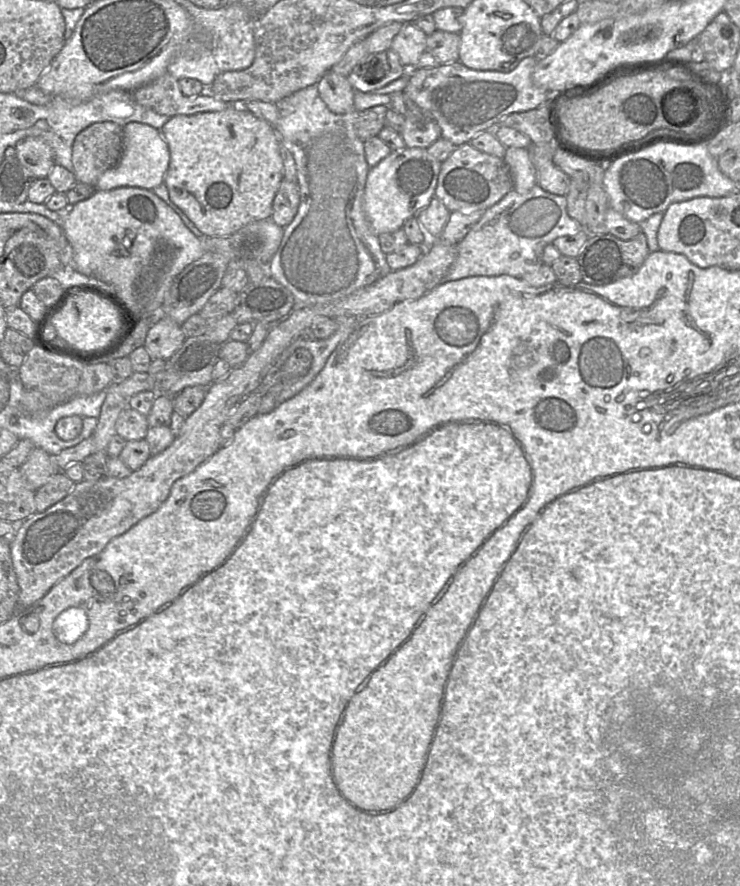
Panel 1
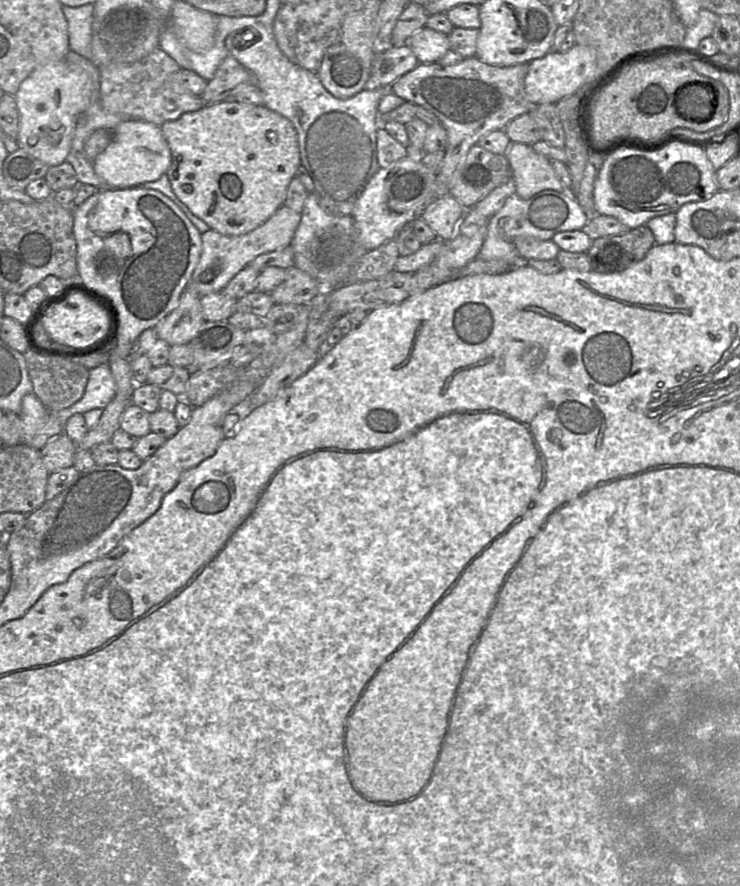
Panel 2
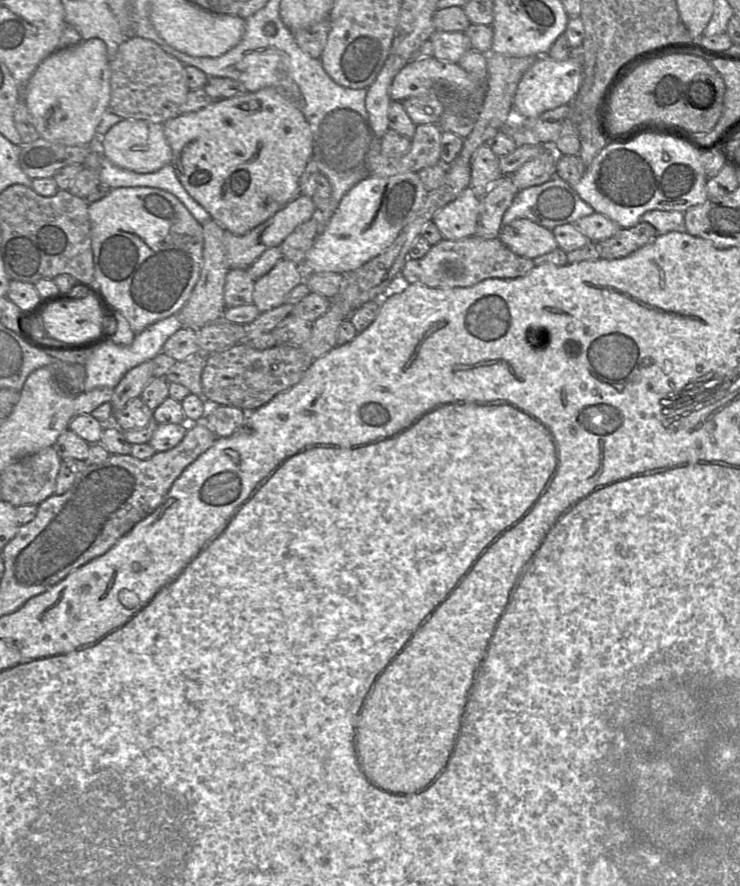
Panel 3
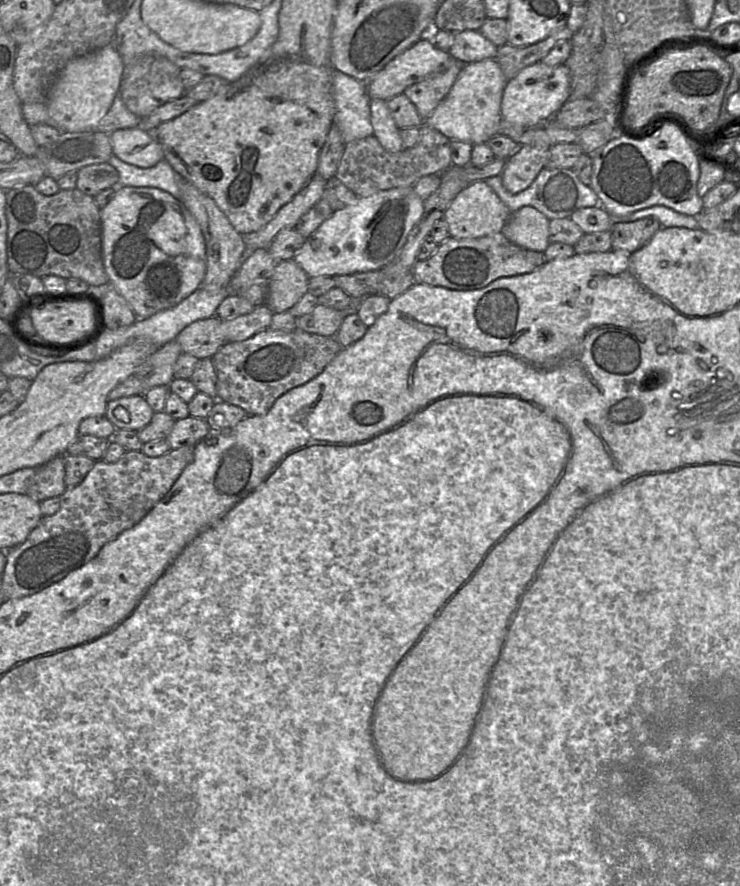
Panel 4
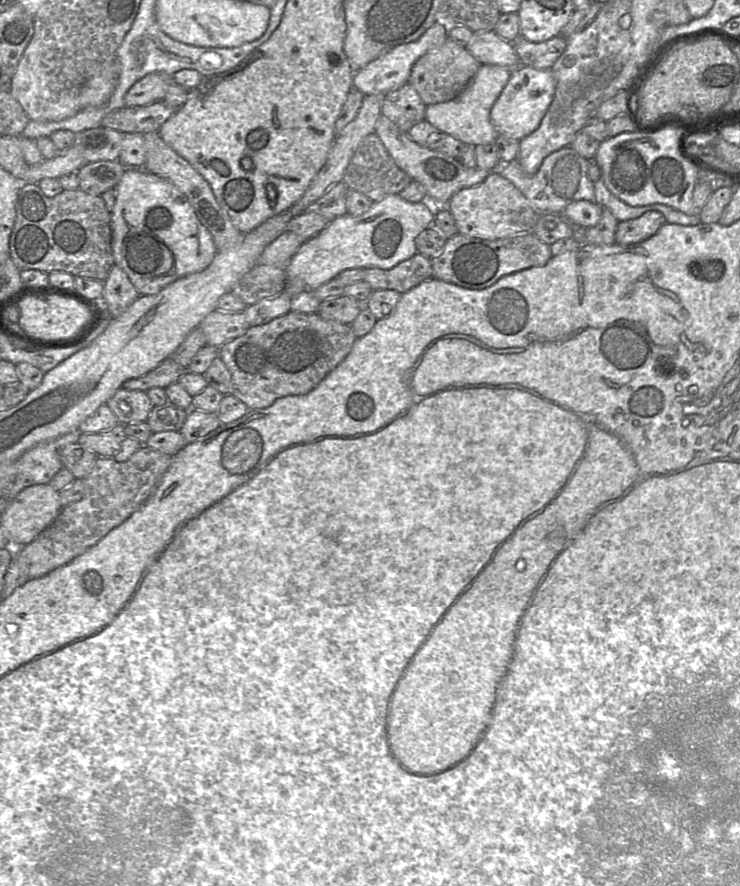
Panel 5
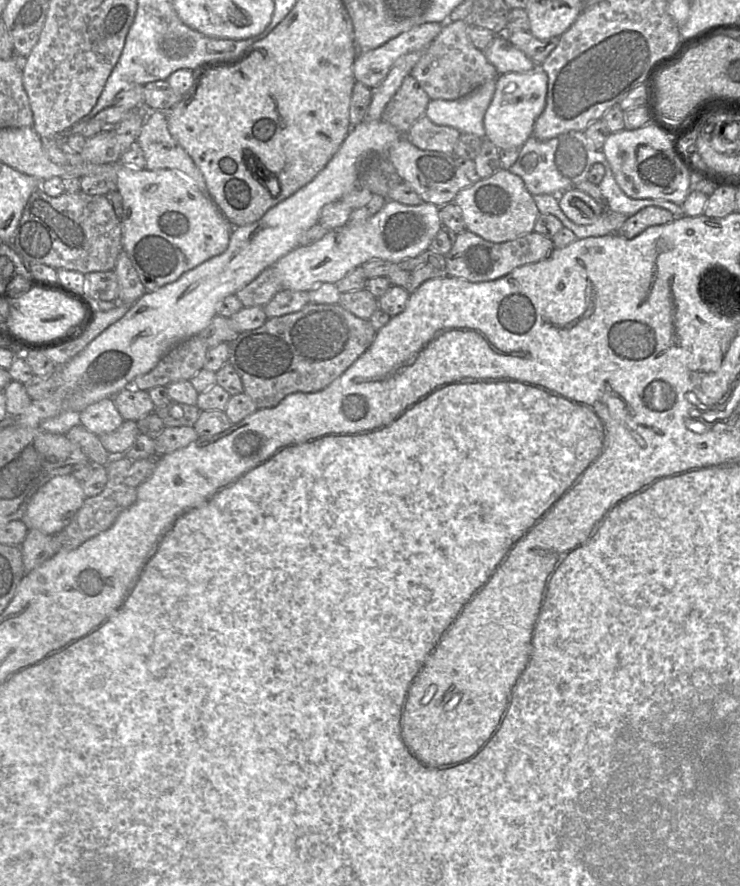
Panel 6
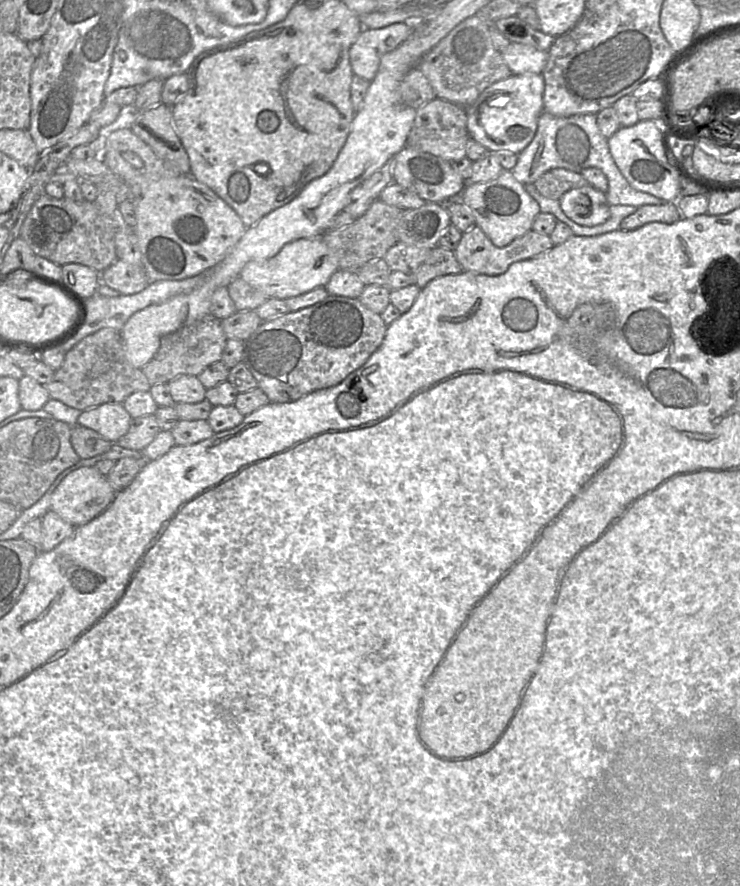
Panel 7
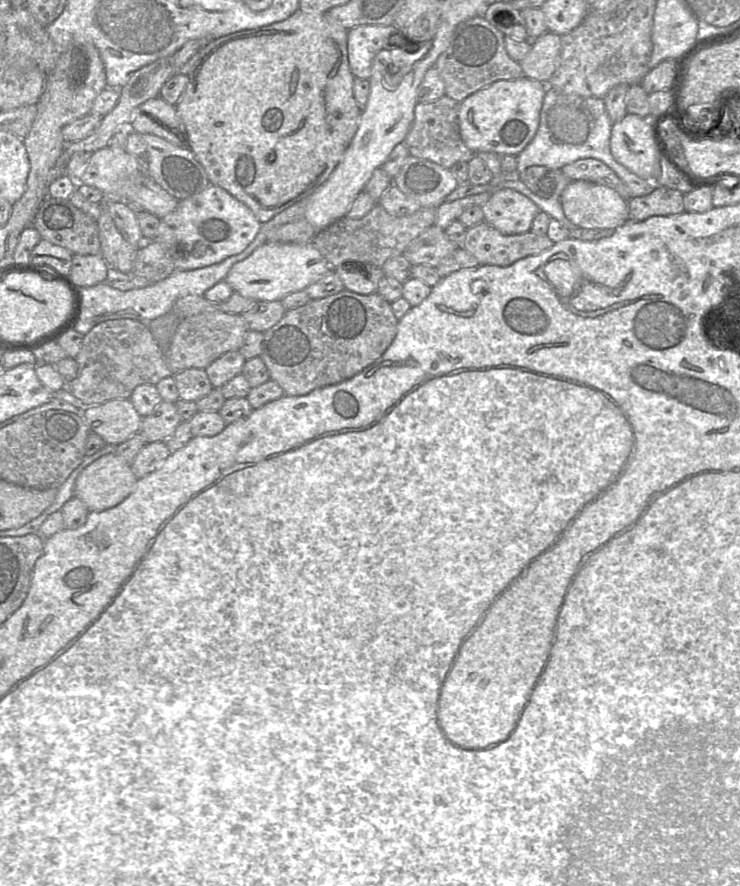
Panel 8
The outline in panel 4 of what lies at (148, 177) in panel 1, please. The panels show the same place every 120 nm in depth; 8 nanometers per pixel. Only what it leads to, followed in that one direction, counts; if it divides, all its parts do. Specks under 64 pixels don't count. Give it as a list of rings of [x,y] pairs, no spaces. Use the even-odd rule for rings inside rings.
[[[140,127],[118,129],[110,133],[113,154],[138,167],[148,168],[164,159],[163,148],[155,132]]]

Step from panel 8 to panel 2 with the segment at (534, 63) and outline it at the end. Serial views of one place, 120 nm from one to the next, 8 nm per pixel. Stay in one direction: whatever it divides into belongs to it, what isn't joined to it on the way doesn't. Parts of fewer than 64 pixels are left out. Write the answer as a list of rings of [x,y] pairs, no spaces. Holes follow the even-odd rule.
[[[426,27],[414,33],[406,45],[420,64],[437,62],[450,50],[447,34]]]

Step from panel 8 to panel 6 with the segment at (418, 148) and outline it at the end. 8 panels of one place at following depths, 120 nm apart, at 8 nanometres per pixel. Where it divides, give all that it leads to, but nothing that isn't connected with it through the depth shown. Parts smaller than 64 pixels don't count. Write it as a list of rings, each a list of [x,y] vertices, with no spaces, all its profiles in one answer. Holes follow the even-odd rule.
[[[426,115],[421,116],[405,134],[408,140],[421,150],[454,154],[461,132],[450,126],[437,125]]]

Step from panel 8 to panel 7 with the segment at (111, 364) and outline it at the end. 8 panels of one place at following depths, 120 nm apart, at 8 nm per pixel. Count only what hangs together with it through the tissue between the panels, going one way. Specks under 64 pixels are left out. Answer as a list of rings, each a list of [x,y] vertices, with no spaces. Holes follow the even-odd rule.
[[[103,328],[81,340],[65,354],[61,367],[55,370],[50,382],[45,385],[49,397],[80,411],[99,406],[105,403],[123,403],[134,392],[149,391],[152,385],[141,368],[131,366],[124,357],[120,330]]]

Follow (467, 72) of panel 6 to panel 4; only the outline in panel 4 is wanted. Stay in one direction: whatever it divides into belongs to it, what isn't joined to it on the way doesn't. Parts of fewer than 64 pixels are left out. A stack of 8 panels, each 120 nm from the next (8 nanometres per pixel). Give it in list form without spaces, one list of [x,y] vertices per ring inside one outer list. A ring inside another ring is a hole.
[[[452,58],[446,70],[405,89],[403,93],[415,105],[424,121],[448,95],[464,64]]]

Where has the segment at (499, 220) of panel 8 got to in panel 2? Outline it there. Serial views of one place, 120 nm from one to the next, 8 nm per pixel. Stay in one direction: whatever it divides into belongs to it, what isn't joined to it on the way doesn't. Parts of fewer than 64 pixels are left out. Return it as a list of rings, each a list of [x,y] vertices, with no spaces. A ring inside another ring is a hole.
[[[446,195],[430,201],[420,217],[435,232],[438,239],[447,241],[455,235],[457,226],[466,212],[467,209],[453,196]]]

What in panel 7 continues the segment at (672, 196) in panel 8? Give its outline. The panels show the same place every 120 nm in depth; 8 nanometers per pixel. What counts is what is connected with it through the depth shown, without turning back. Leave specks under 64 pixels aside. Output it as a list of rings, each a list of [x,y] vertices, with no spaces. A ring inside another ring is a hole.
[[[665,202],[660,205],[643,205],[622,220],[620,229],[630,231],[651,222],[673,224],[681,218],[682,215],[676,202]]]

